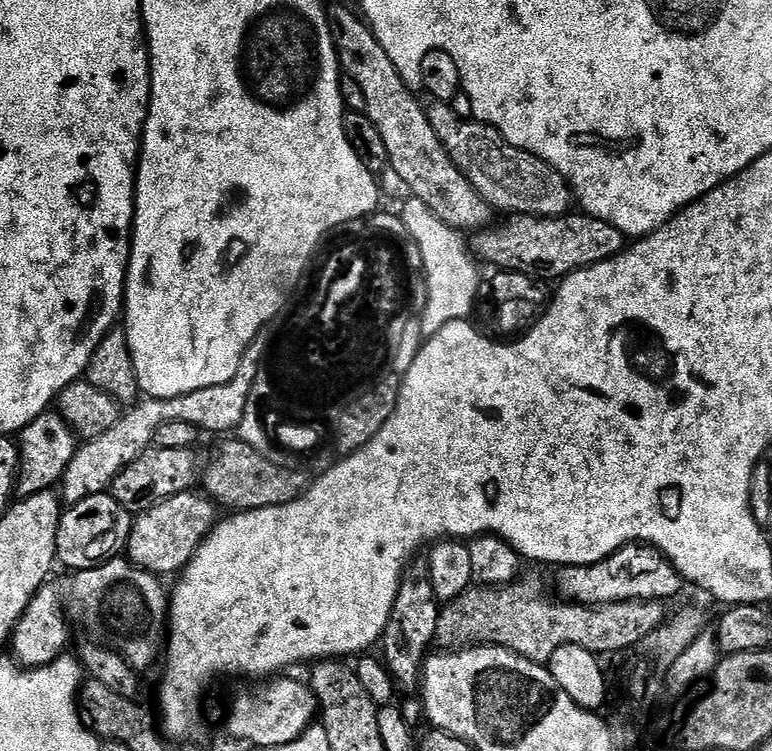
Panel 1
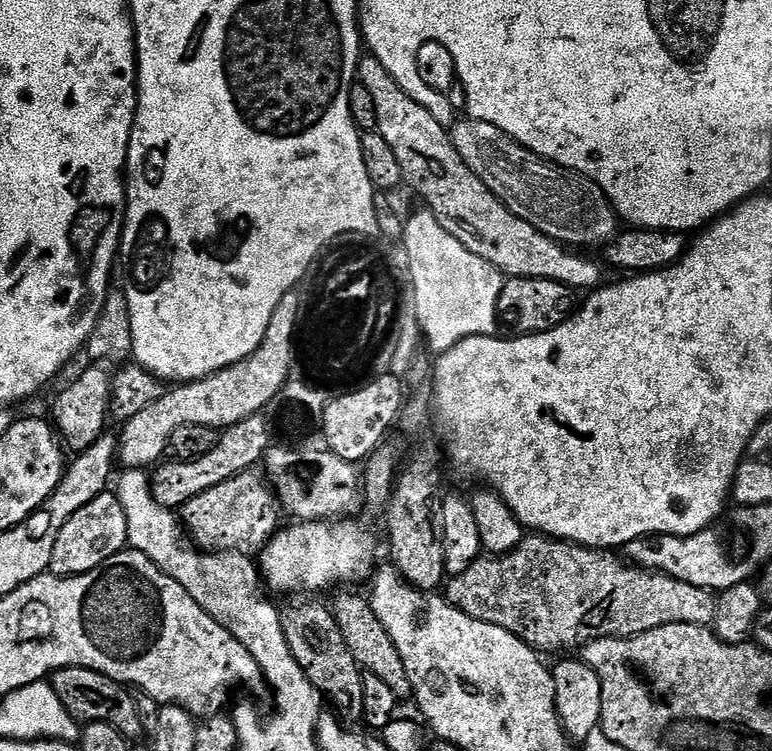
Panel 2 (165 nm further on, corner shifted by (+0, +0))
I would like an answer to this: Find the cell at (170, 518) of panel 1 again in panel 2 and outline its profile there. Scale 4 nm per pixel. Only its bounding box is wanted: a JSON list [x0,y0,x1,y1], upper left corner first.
[183,470,282,554]

